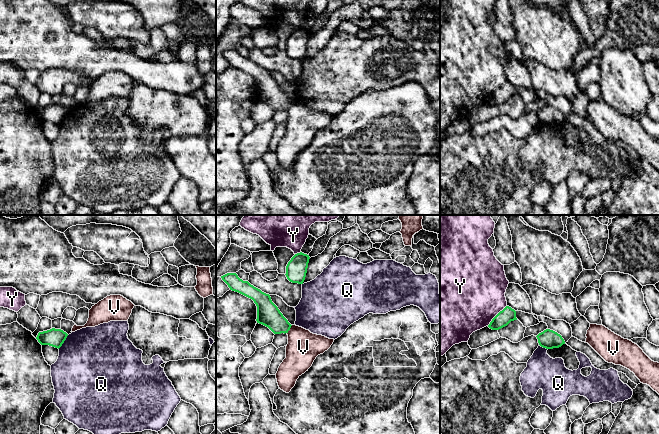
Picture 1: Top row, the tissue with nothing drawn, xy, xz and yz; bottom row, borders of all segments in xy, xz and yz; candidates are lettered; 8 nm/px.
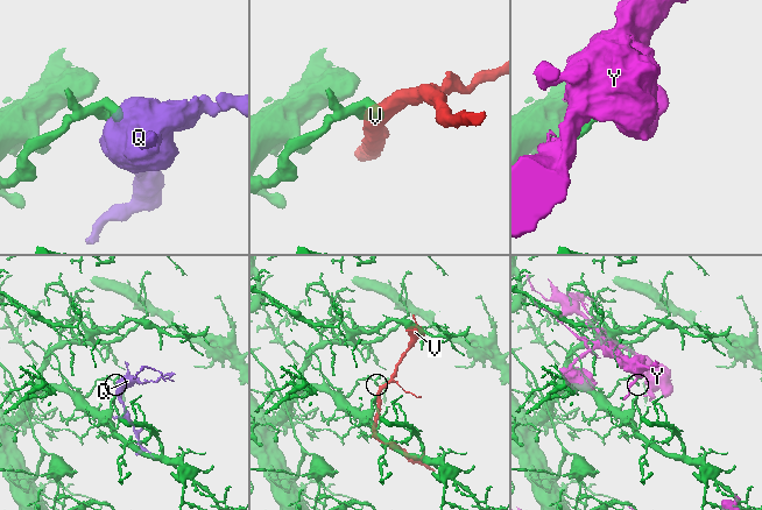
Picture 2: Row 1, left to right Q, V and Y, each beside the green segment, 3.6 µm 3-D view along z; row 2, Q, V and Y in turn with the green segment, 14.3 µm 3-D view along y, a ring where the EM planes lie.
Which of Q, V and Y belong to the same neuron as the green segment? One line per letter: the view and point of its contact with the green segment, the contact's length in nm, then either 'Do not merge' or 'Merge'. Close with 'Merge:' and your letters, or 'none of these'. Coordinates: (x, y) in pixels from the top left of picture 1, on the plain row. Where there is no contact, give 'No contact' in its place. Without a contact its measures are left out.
Q: Touches green at xy (63, 118). Shared border 140 nm. Do not merge
V: Touches green at xz (289, 105). Shared border 80 nm. Do not merge
Y: Touches green at yz (496, 91). Shared border 220 nm. Do not merge
Merge: none of these

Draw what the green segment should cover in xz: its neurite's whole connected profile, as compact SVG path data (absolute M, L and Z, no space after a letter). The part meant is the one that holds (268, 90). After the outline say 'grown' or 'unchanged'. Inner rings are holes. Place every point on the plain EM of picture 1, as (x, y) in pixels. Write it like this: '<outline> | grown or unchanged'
M227 49L221 54L230 66L254 77L257 82L257 99L268 103L274 110L288 109L292 101L272 78L269 70L262 68L248 57L243 57L236 49Z | unchanged

